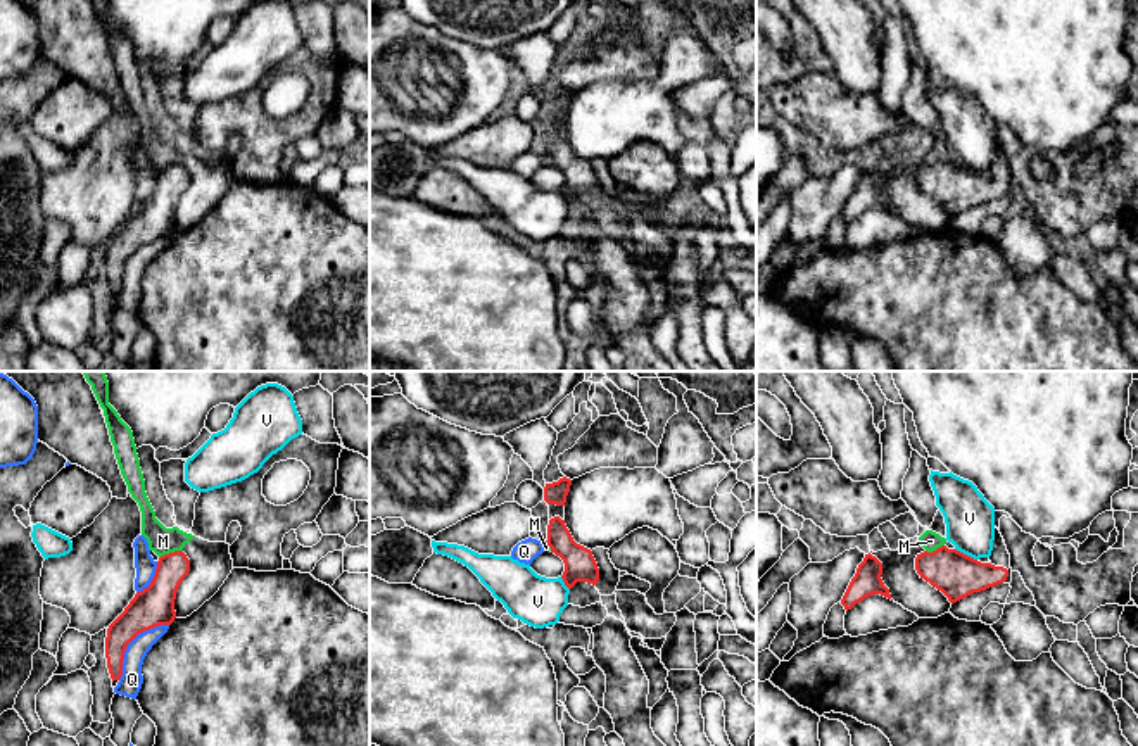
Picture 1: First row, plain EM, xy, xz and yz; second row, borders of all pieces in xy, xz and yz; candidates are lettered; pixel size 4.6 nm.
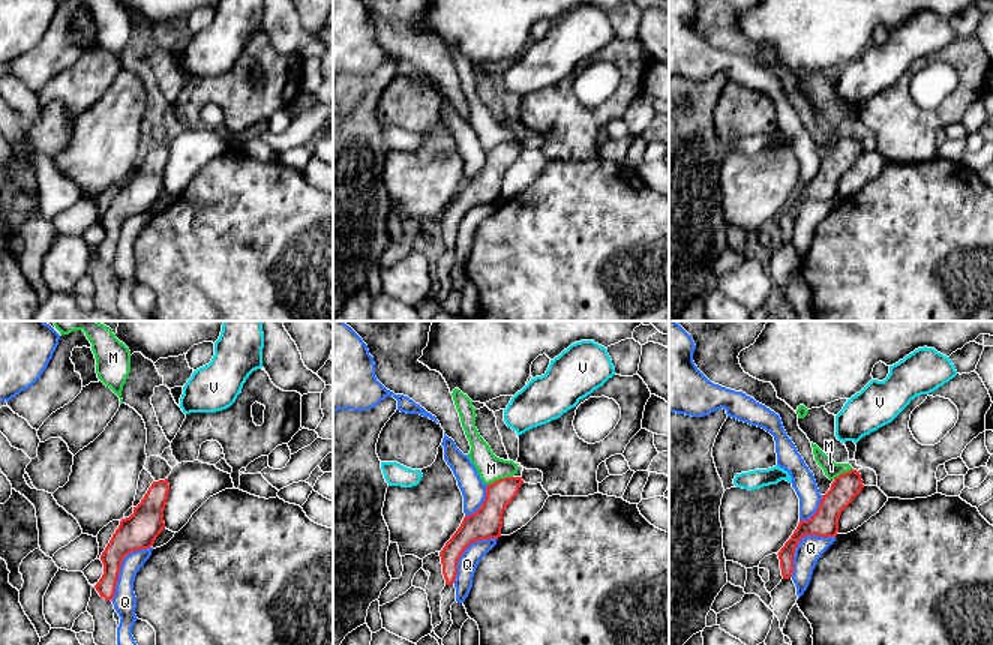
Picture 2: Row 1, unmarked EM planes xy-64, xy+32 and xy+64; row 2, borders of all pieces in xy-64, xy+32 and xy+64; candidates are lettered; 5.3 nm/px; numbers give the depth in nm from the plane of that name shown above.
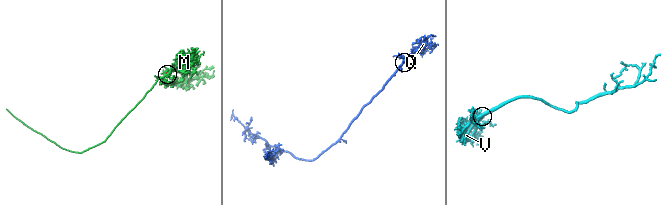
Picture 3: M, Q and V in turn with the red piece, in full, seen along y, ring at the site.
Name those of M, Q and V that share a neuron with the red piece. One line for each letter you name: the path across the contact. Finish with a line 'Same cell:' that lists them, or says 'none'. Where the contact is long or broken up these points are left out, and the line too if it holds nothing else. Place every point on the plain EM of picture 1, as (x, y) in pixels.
Same cell: none

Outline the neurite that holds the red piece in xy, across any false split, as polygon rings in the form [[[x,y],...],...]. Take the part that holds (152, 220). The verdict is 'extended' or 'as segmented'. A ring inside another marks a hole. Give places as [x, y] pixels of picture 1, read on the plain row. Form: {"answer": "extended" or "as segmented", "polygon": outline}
{"answer": "as segmented", "polygon": [[[183,164],[161,169],[150,199],[136,205],[124,224],[109,238],[105,271],[112,295],[121,292],[124,264],[138,247],[174,235],[176,205],[188,185],[190,173]]]}

